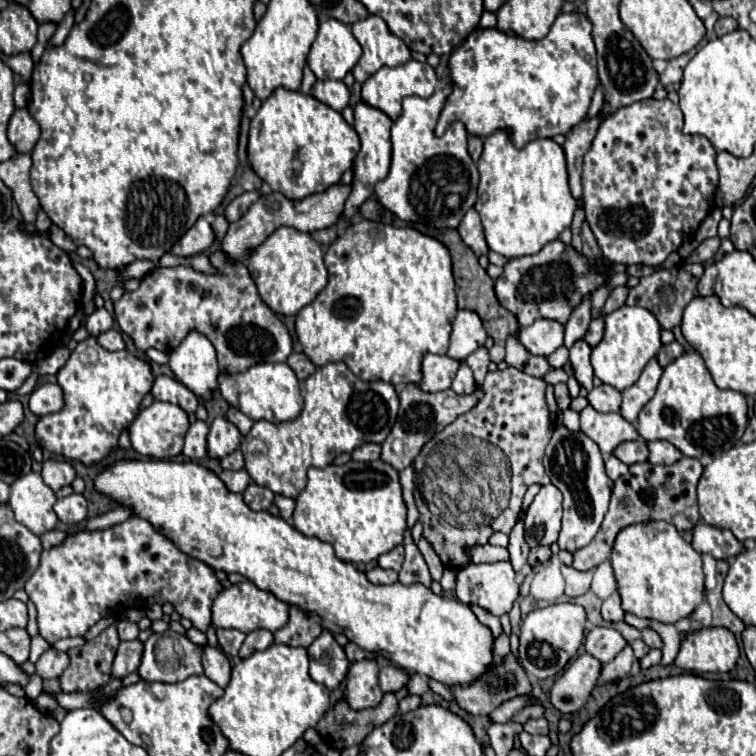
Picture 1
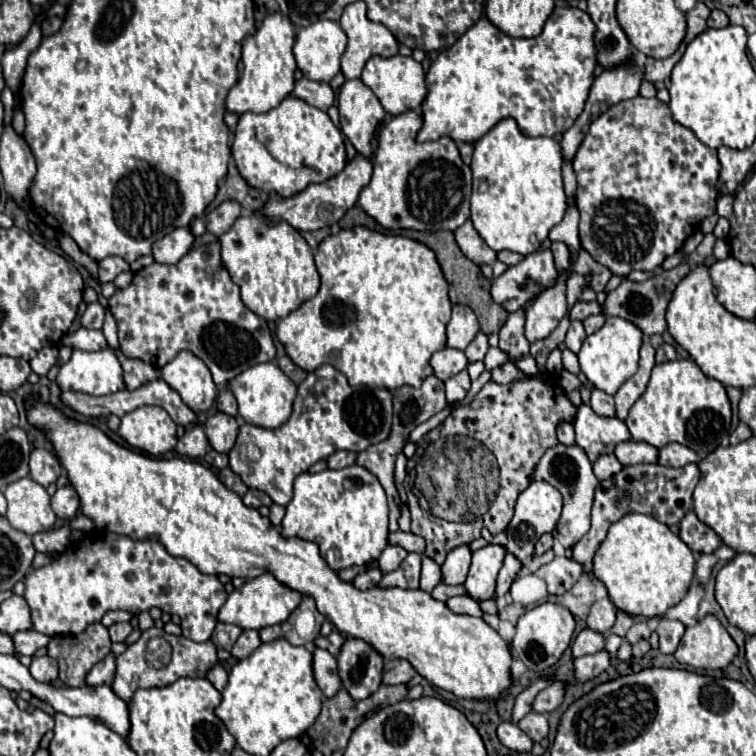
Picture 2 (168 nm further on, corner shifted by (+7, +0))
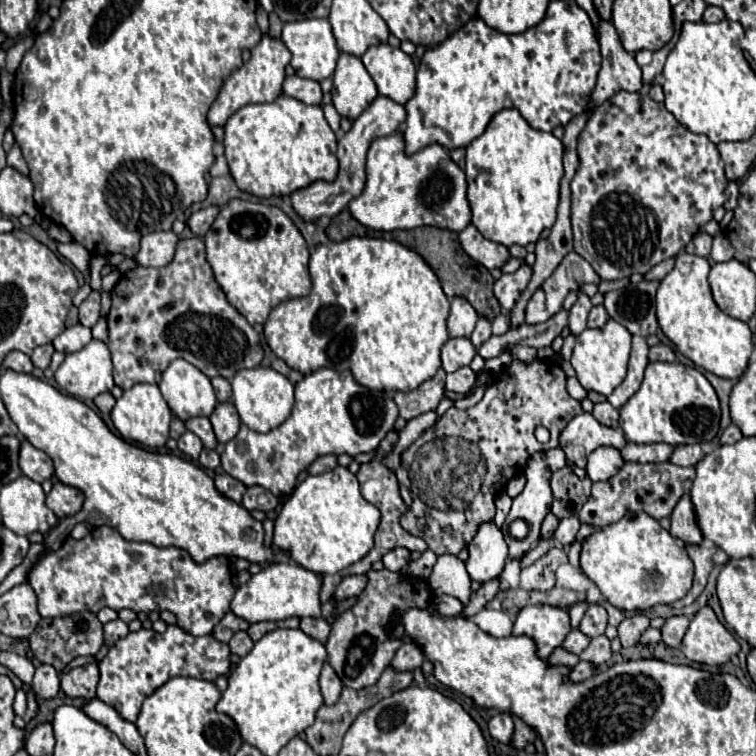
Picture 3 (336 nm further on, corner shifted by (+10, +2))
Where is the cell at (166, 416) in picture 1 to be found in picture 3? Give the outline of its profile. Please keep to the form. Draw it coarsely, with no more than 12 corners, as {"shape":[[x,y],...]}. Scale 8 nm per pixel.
{"shape":[[138,383],[110,413],[126,441],[158,449],[172,411],[158,385]]}

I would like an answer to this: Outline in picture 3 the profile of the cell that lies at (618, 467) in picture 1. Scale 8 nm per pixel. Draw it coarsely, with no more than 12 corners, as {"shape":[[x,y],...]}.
{"shape":[[598,447],[588,455],[586,473],[594,483],[622,469],[618,449]]}

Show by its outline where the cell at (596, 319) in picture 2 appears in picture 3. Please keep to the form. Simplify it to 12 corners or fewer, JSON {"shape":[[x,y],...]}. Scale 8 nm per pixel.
{"shape":[[604,305],[592,307],[588,327],[604,327],[608,311]]}

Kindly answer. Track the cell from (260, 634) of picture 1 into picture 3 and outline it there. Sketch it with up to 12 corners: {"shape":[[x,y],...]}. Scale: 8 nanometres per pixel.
{"shape":[[238,631],[230,639],[230,649],[244,657],[252,649],[246,631]]}

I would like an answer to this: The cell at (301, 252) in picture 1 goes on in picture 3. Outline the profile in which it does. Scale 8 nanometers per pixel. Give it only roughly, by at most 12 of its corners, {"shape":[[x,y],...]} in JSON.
{"shape":[[230,199],[204,235],[228,303],[262,325],[310,293],[278,207]]}

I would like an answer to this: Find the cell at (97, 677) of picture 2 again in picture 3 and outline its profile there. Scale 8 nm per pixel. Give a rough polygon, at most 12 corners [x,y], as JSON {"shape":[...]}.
{"shape":[[86,663],[60,677],[62,691],[70,699],[96,697],[100,671]]}

